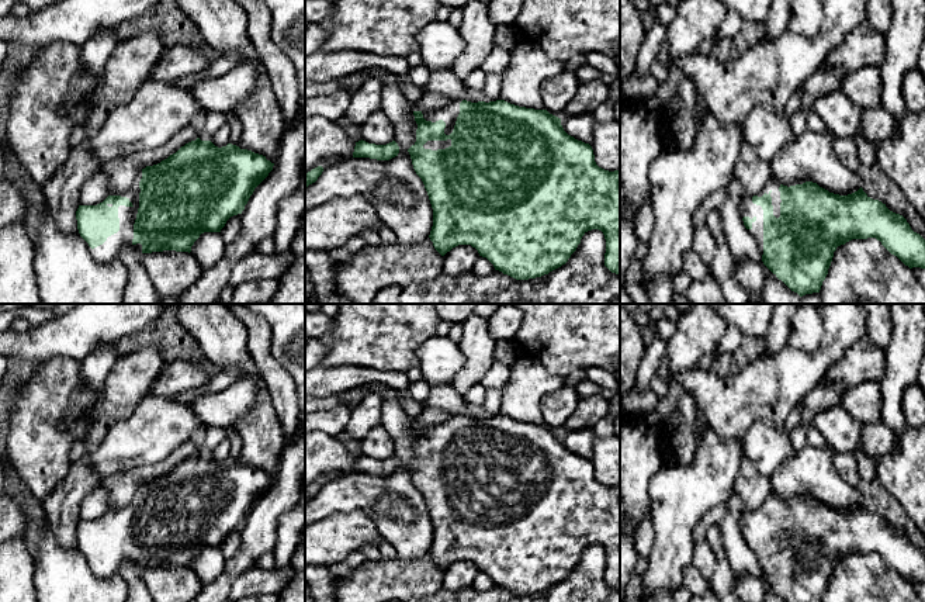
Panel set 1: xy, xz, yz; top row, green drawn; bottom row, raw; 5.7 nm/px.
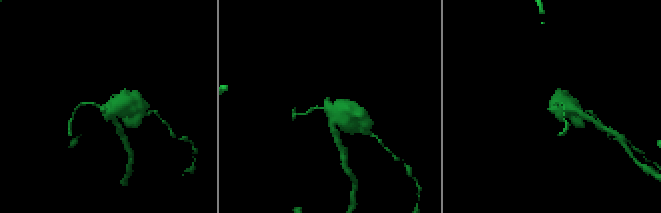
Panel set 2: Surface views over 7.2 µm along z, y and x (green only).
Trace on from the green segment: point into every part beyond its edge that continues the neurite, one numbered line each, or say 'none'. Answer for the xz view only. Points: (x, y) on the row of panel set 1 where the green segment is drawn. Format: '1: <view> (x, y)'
1: xz (449, 114)

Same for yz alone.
1: yz (772, 184)

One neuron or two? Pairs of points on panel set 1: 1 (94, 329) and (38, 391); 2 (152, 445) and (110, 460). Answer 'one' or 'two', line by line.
1: two
2: one

